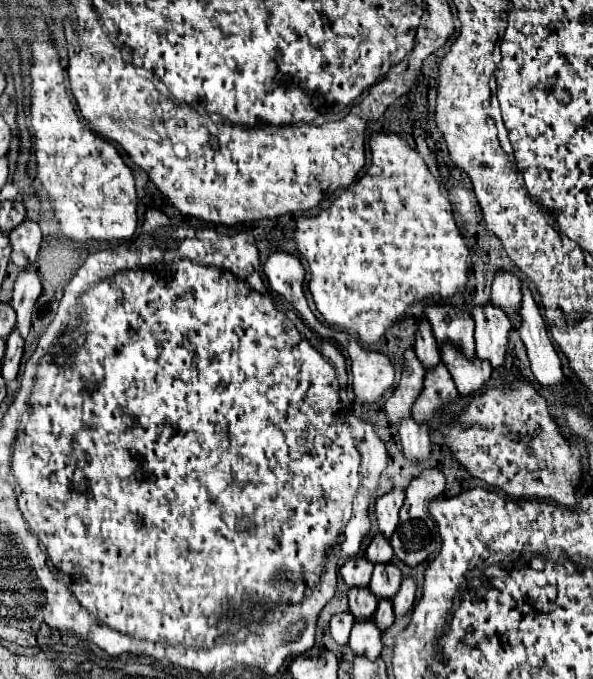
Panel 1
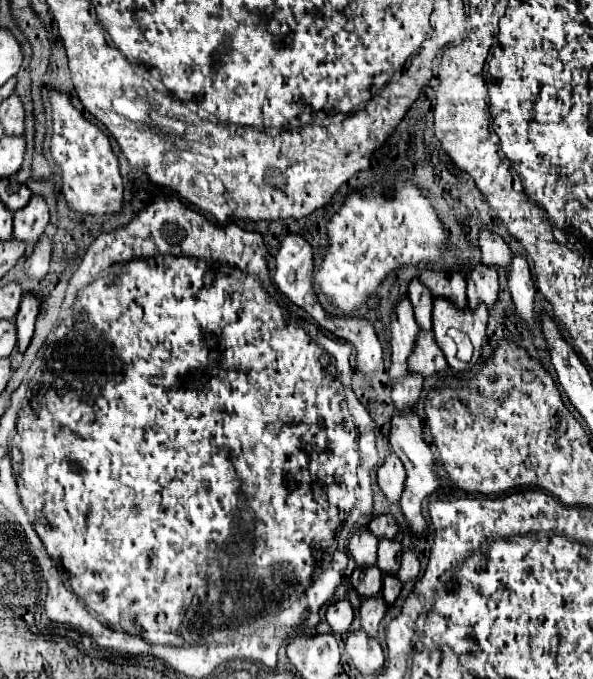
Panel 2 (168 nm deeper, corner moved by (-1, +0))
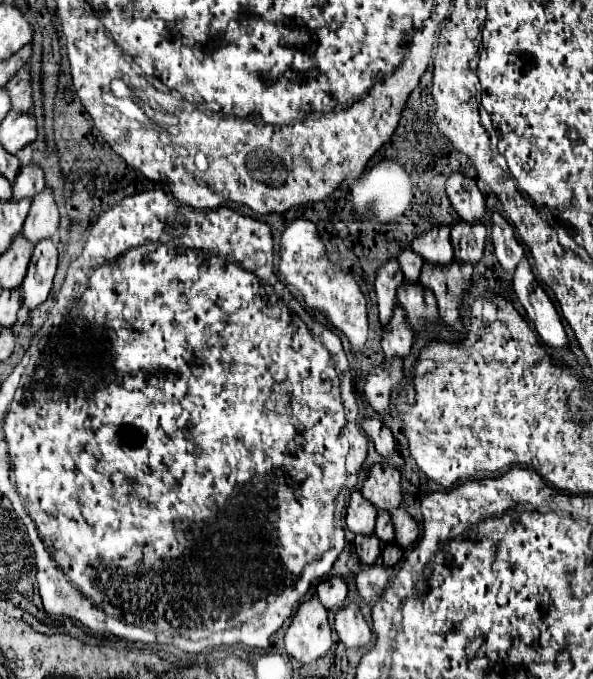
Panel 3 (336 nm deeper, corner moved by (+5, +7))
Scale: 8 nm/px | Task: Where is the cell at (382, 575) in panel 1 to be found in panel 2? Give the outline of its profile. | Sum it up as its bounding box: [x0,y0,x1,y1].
[377,541,401,575]

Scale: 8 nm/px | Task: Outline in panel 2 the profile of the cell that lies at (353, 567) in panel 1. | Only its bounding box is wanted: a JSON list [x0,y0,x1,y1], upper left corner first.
[349,527,379,567]

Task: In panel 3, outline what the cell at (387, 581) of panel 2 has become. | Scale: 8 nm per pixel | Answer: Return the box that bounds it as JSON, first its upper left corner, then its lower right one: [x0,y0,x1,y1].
[381,544,403,566]

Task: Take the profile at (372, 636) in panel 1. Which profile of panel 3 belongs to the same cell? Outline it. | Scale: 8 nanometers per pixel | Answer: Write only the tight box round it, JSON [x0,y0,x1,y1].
[357,562,389,602]

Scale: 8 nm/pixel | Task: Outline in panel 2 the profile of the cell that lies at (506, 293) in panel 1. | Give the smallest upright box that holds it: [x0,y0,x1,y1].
[479,229,513,273]

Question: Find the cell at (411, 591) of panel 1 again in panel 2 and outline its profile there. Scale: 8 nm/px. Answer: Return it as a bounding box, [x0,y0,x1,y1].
[397,549,419,585]

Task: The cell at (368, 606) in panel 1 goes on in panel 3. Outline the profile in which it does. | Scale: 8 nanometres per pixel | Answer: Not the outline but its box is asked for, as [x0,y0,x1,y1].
[355,534,381,564]

